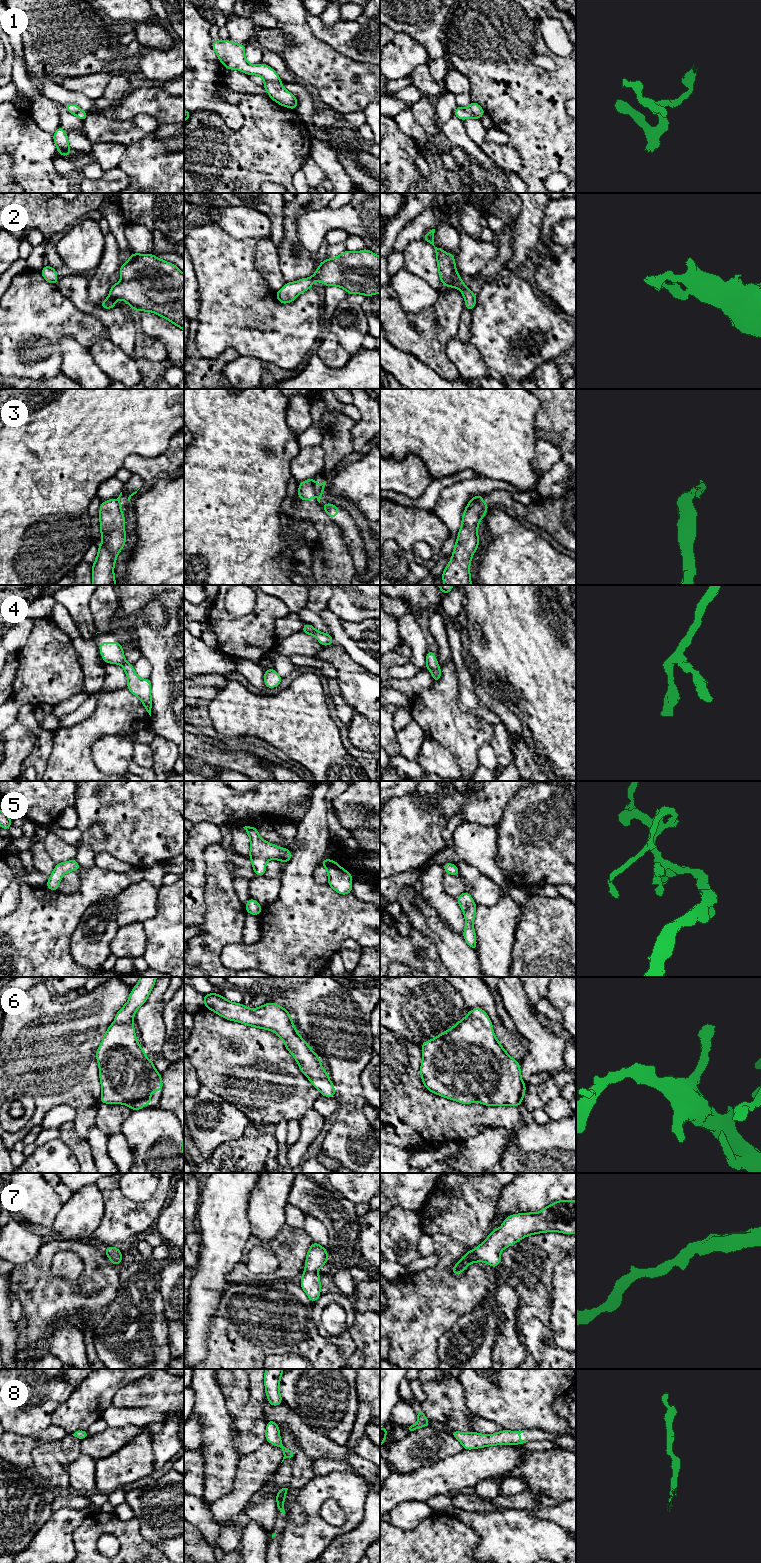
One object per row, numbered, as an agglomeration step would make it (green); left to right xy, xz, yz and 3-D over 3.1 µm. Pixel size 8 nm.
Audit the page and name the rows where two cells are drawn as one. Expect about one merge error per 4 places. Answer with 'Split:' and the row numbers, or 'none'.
Split: 3

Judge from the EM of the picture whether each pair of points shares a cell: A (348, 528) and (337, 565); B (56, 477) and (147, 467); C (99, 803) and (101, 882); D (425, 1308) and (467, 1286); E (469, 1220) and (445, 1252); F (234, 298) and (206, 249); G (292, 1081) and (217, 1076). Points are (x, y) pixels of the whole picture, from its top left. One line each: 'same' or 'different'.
A: different
B: different
C: different
D: same
E: different
F: same
G: same

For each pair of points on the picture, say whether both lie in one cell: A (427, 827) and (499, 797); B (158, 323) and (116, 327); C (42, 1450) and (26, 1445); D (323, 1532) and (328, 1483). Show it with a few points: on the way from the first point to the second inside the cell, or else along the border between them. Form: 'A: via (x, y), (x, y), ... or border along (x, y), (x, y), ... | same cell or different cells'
A: via (445, 809), (451, 803), (481, 803) | same cell
B: border along (136, 324), (142, 337) | different cells
C: border along (57, 1439), (40, 1442), (32, 1450), (32, 1464) | different cells
D: via (314, 1520), (314, 1498), (317, 1495) | same cell

